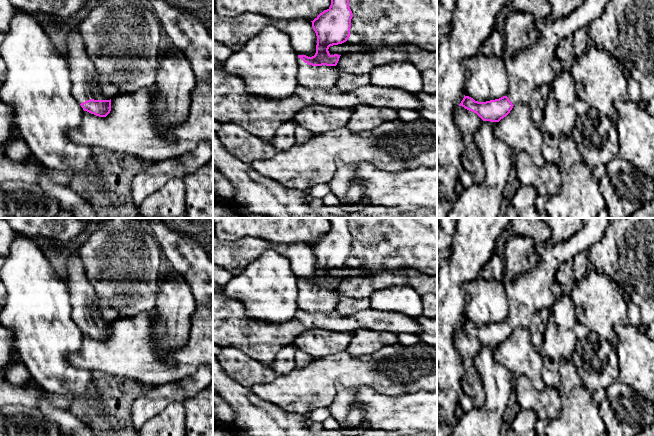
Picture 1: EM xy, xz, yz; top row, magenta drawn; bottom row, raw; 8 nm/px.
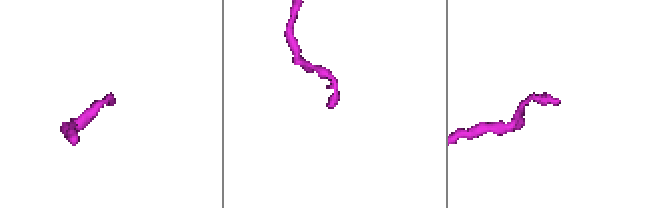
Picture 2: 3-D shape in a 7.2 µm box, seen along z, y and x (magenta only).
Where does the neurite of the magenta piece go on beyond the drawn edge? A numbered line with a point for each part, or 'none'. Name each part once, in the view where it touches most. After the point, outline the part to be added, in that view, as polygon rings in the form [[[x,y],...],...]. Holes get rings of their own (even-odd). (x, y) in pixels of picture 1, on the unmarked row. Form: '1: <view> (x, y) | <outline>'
1: xz (324, 301) | [[[298,282],[297,304],[300,310],[329,314],[336,310],[340,297],[336,290],[312,290]]]

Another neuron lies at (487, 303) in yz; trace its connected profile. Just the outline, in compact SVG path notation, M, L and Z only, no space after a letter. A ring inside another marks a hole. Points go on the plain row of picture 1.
M478 276L464 285L467 305L464 319L478 326L486 326L506 320L509 301L505 284L497 280L485 280Z

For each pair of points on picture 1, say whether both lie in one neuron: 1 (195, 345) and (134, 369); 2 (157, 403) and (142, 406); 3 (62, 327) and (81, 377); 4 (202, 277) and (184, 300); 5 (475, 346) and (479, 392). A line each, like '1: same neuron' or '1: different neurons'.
1: same neuron
2: same neuron
3: same neuron
4: different neurons
5: same neuron

